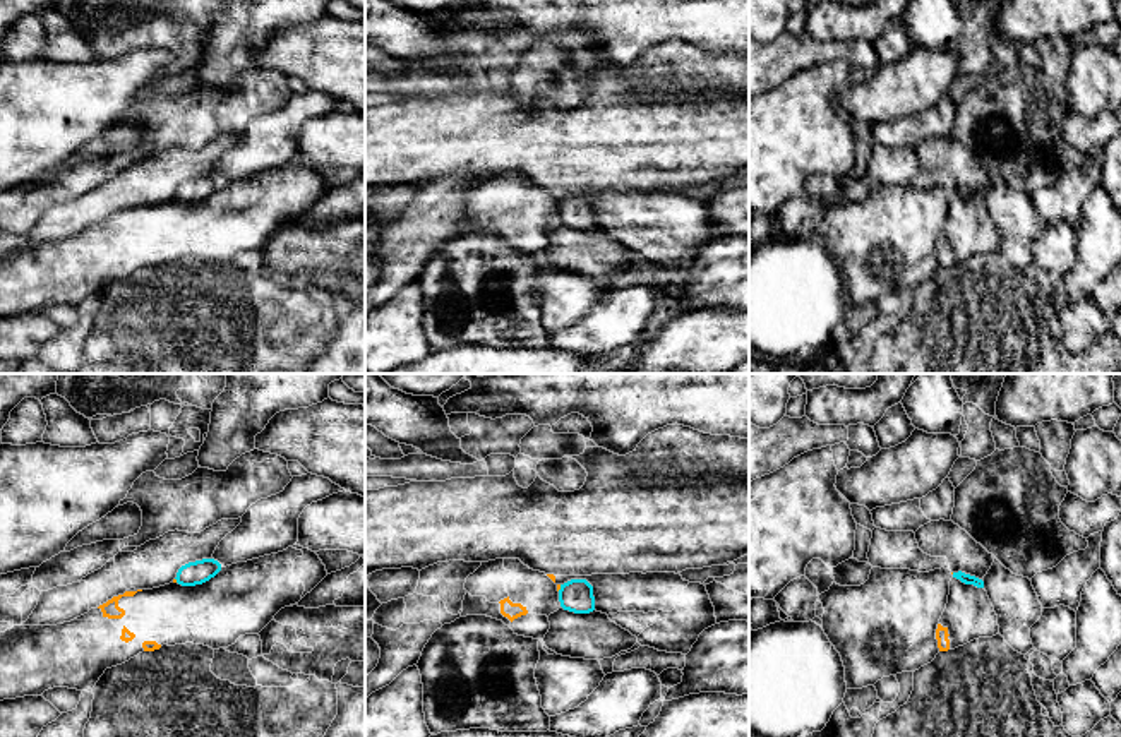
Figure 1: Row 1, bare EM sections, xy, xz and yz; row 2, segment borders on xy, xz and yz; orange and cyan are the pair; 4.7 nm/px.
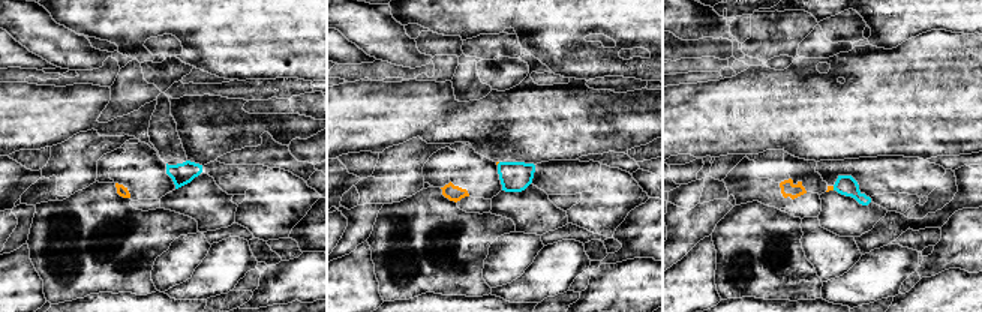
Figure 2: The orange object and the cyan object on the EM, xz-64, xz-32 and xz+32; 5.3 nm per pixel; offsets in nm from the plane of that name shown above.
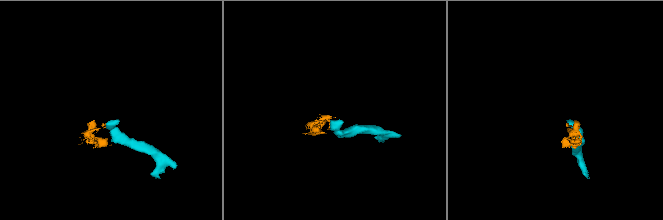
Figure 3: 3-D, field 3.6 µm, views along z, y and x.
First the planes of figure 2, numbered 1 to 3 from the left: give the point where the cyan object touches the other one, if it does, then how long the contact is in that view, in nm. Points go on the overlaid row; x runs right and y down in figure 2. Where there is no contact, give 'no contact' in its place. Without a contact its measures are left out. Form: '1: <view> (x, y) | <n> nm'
1: no contact
2: no contact
3: xz+32 (832, 188) | 30 nm

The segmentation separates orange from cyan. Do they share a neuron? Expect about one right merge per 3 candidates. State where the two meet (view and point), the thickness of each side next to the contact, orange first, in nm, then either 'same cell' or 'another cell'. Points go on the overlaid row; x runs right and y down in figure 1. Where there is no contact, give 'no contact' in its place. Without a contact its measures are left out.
meets orange in xz at (559, 588); 20 nm thick on the orange side, 160 nm on the other; another cell

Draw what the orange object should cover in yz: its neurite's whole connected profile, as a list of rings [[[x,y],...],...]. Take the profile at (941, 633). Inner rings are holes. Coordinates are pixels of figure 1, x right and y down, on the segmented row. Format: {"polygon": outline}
{"polygon": [[[951,578],[948,603],[936,629],[939,651],[996,634],[999,634],[998,615],[987,591]]]}

